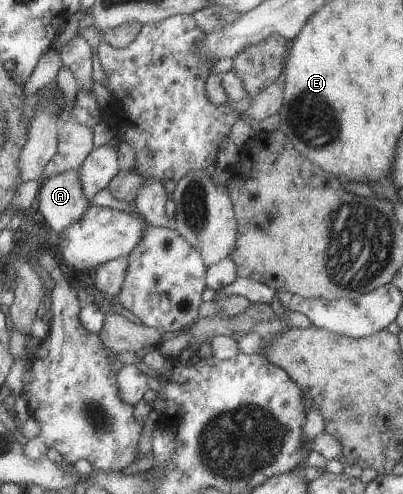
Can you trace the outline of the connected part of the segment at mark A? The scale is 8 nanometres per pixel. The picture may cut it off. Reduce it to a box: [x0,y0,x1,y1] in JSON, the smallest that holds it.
[38,170,89,235]

